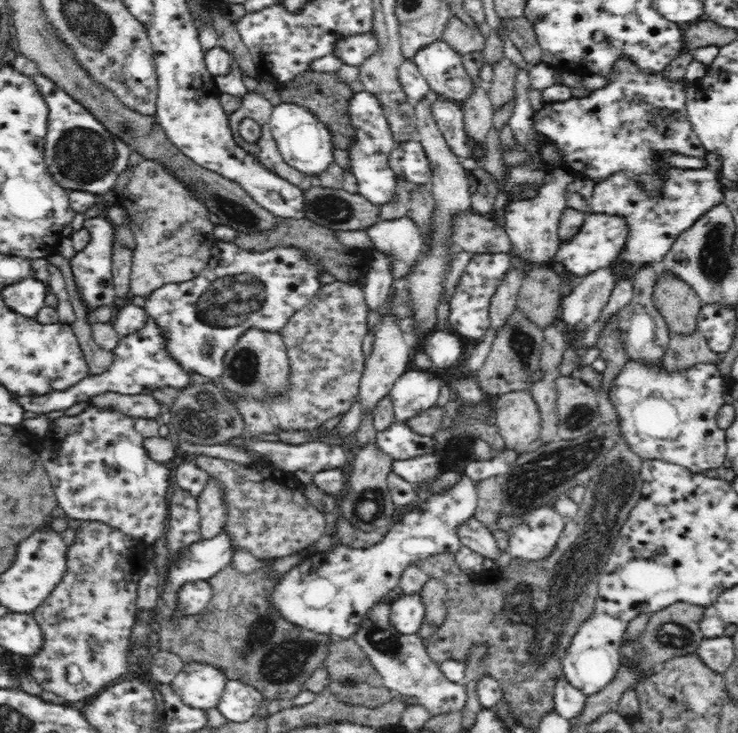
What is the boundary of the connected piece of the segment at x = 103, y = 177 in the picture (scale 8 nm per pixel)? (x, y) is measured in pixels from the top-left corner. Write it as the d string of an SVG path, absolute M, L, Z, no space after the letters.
M42 74L30 77L49 110L45 164L51 178L67 190L84 190L95 195L110 192L118 176L129 167L129 158L132 154L129 145L111 134L90 111L49 78Z

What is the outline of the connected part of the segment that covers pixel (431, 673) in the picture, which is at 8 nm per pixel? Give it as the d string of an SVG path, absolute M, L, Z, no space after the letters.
M392 598L380 600L360 621L360 630L352 639L368 656L372 666L381 676L384 686L401 696L416 696L418 705L433 716L448 712L461 712L467 702L467 690L461 683L448 681L436 661L431 660L422 644L421 636L401 634L390 621Z

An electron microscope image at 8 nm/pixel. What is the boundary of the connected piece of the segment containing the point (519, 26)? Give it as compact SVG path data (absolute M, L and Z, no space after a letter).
M526 17L514 18L514 21L505 26L505 30L512 44L521 52L527 63L534 65L544 62L534 25Z

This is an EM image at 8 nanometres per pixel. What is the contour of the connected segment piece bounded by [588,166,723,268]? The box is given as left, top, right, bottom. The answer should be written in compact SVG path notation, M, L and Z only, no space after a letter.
M708 166L701 170L668 168L662 172L664 186L657 197L642 189L638 177L625 171L616 171L600 182L596 182L588 201L590 212L608 214L626 222L628 238L613 266L640 268L650 262L661 262L678 236L691 228L715 204L722 203L722 185L718 182L720 170Z

